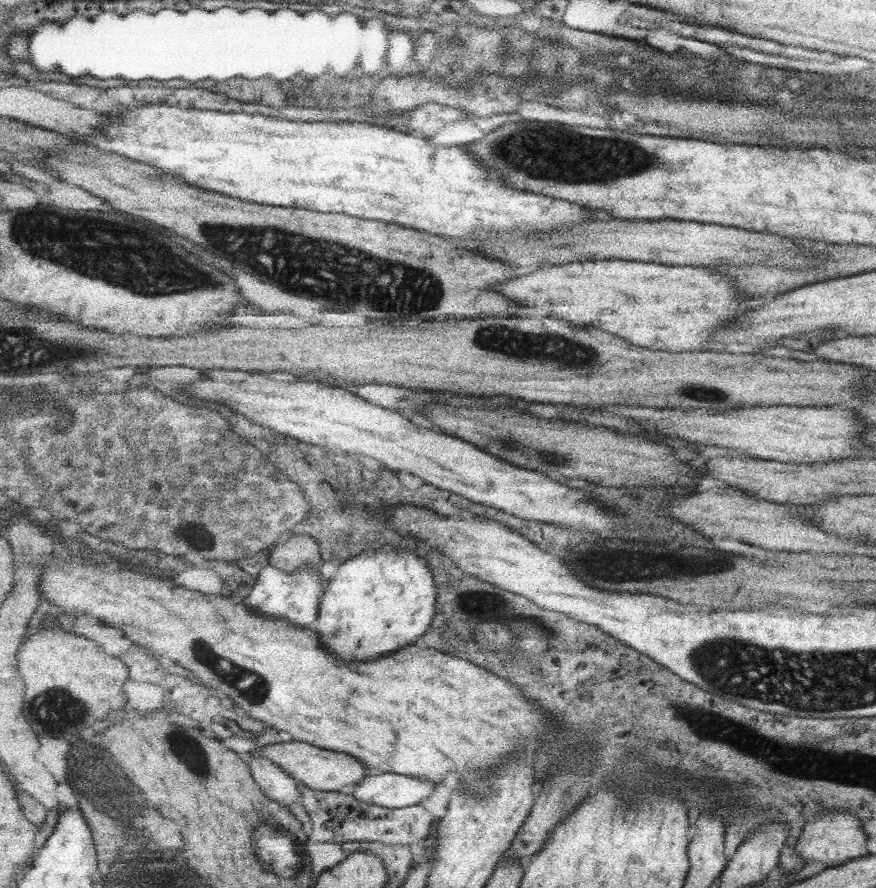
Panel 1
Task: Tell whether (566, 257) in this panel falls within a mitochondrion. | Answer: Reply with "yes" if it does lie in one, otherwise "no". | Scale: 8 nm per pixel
no

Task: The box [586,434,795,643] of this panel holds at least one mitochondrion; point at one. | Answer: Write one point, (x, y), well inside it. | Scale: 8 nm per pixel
(661, 564)

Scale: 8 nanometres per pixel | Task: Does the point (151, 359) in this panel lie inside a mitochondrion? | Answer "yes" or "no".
no

